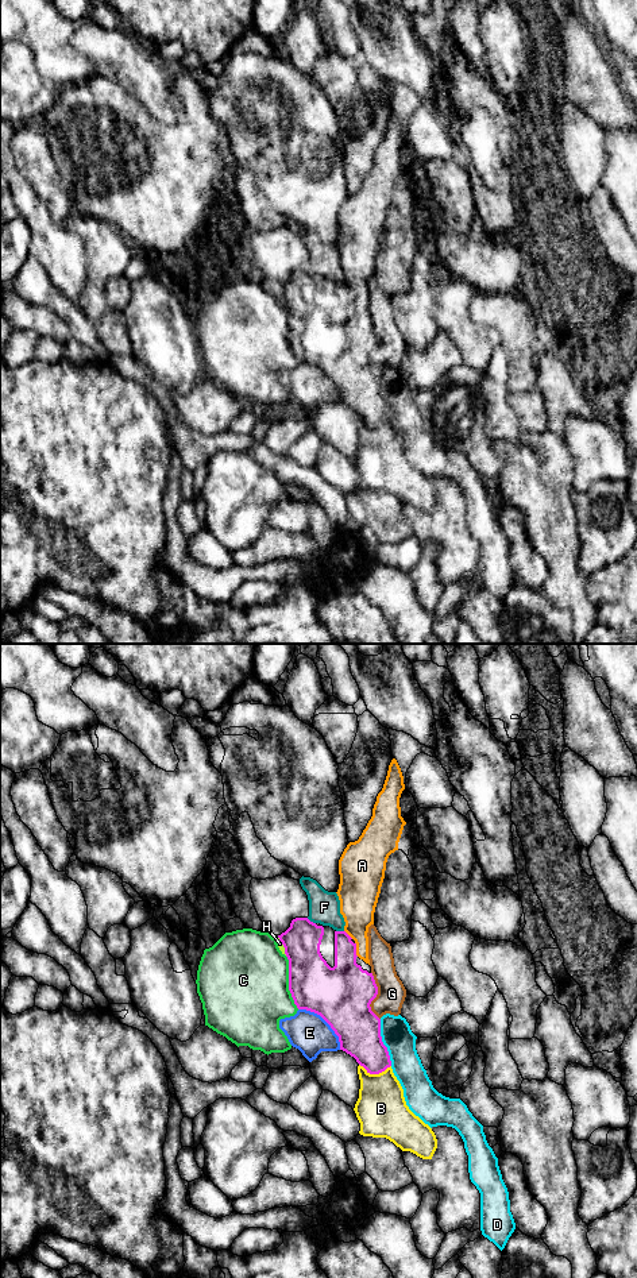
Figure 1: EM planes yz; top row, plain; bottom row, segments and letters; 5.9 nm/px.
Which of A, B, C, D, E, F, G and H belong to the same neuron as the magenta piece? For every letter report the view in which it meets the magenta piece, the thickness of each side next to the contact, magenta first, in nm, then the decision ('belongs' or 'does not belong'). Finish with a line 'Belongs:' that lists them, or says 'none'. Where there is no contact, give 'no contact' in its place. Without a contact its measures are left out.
A: yz | 320/200 nm | belongs
B: yz | 260/300 nm | does not belong
C: yz | 300/500 nm | does not belong
D: yz | 260/180 nm | does not belong
E: yz | 360/240 nm | does not belong
F: yz | 220/190 nm | does not belong
G: yz | 360/170 nm | does not belong
H: yz | 280/30 nm | does not belong
Belongs: A

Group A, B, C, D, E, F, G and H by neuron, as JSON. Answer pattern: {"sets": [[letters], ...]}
{"sets": [["A"], ["B"], ["C"], ["D"], ["E"], ["F"], ["G"], ["H"]]}

